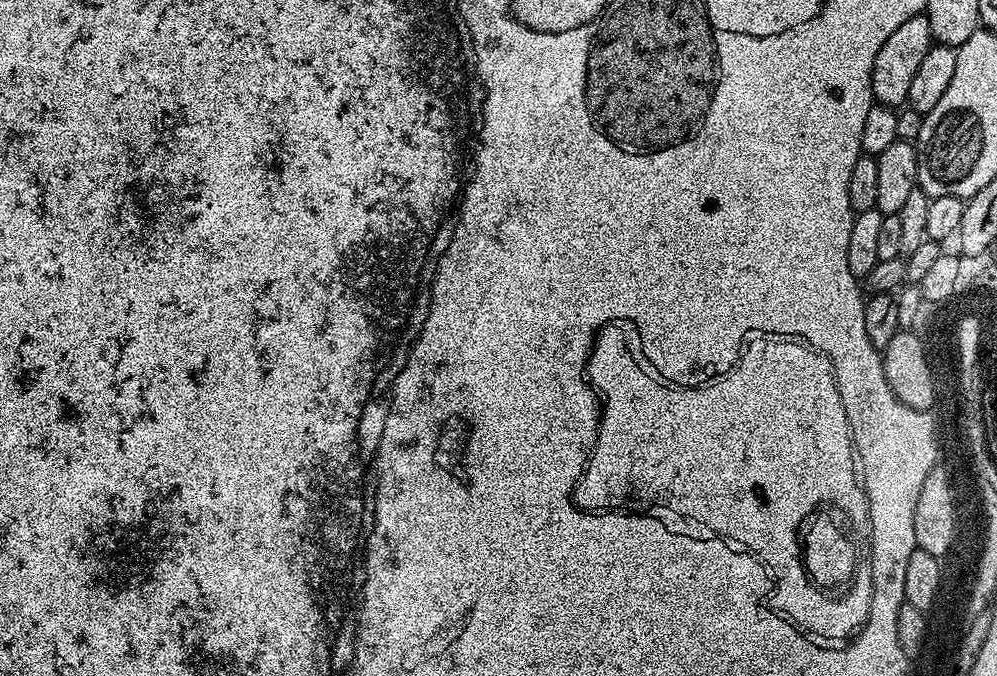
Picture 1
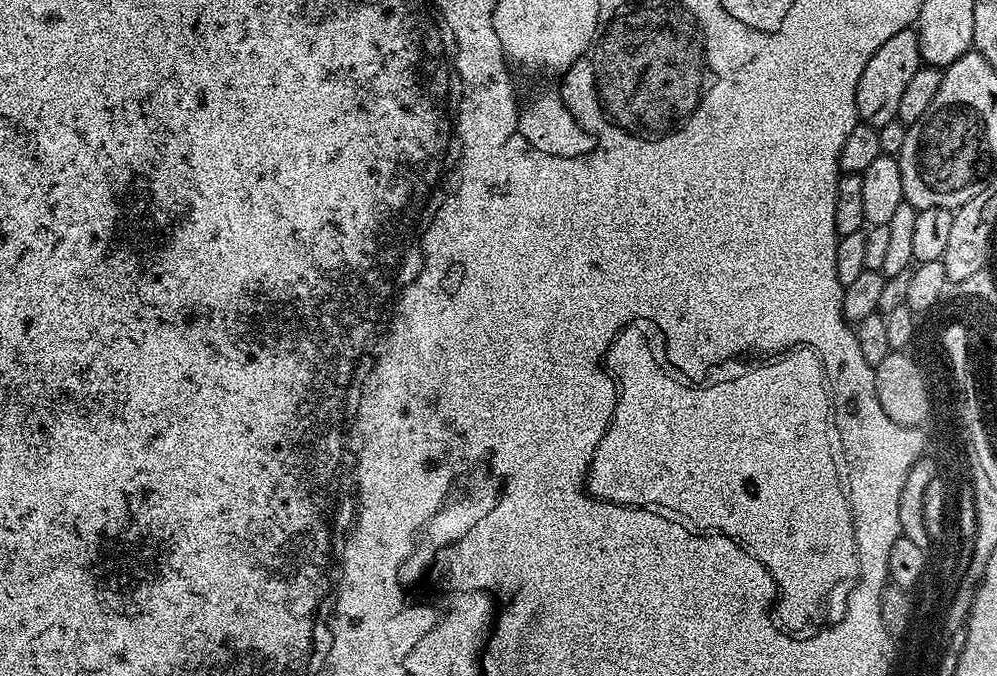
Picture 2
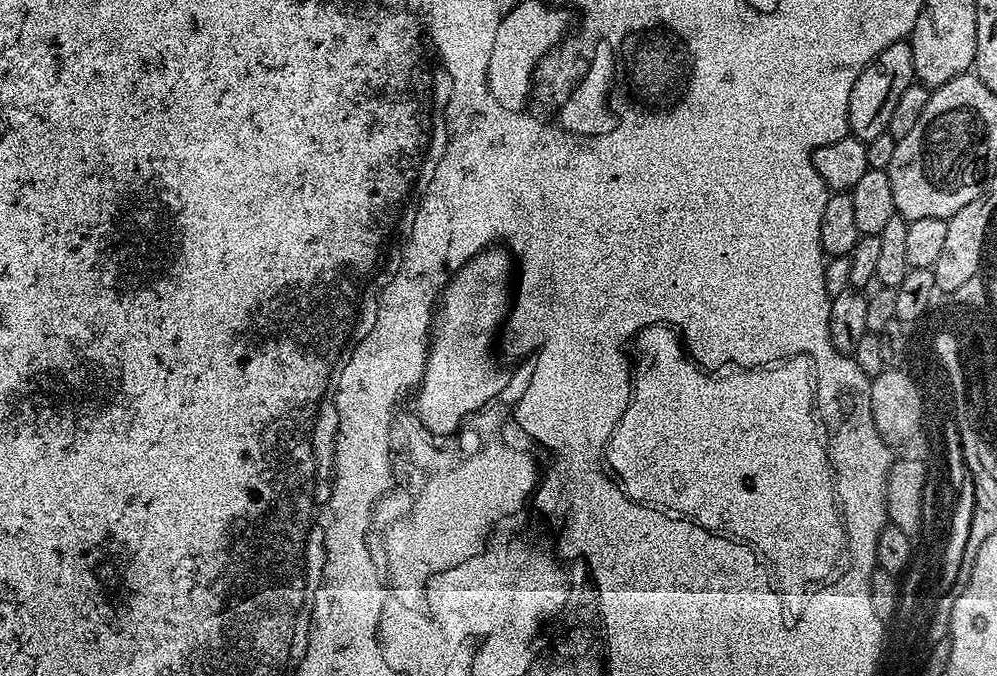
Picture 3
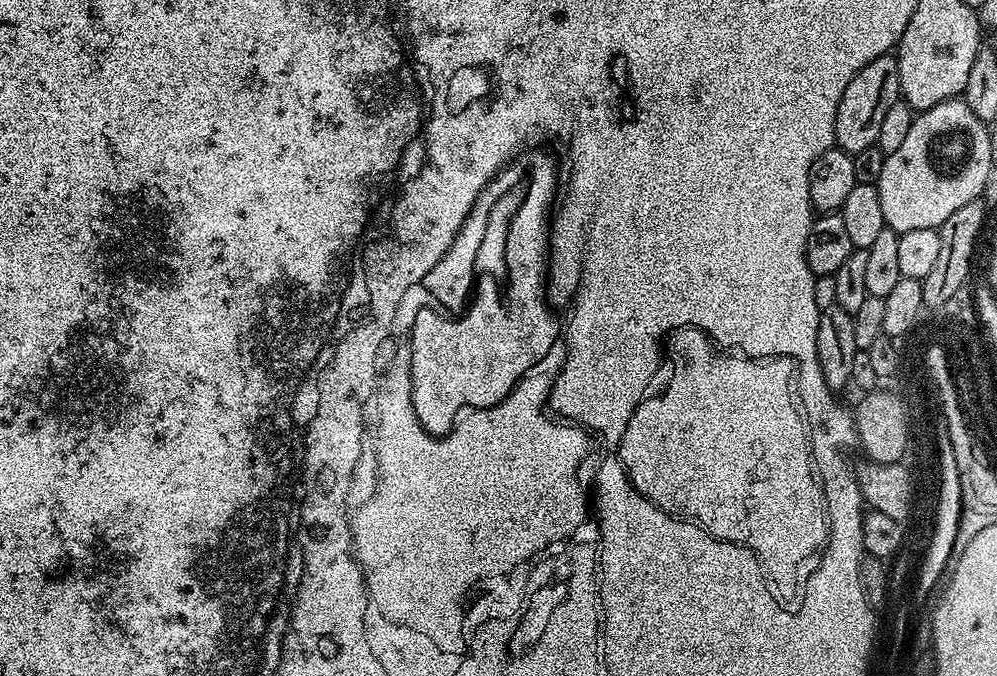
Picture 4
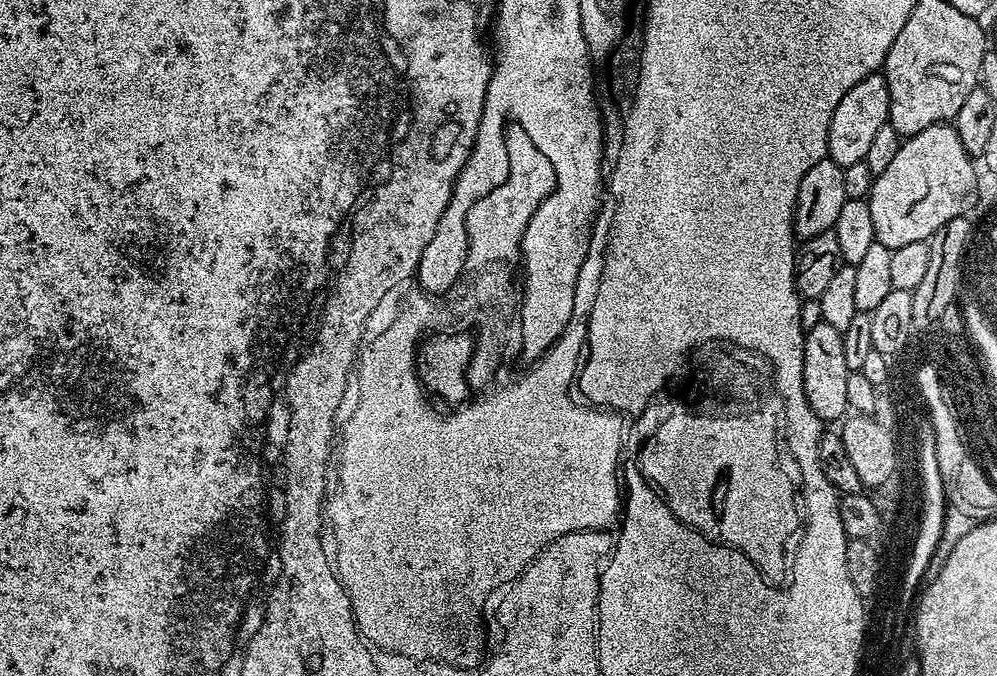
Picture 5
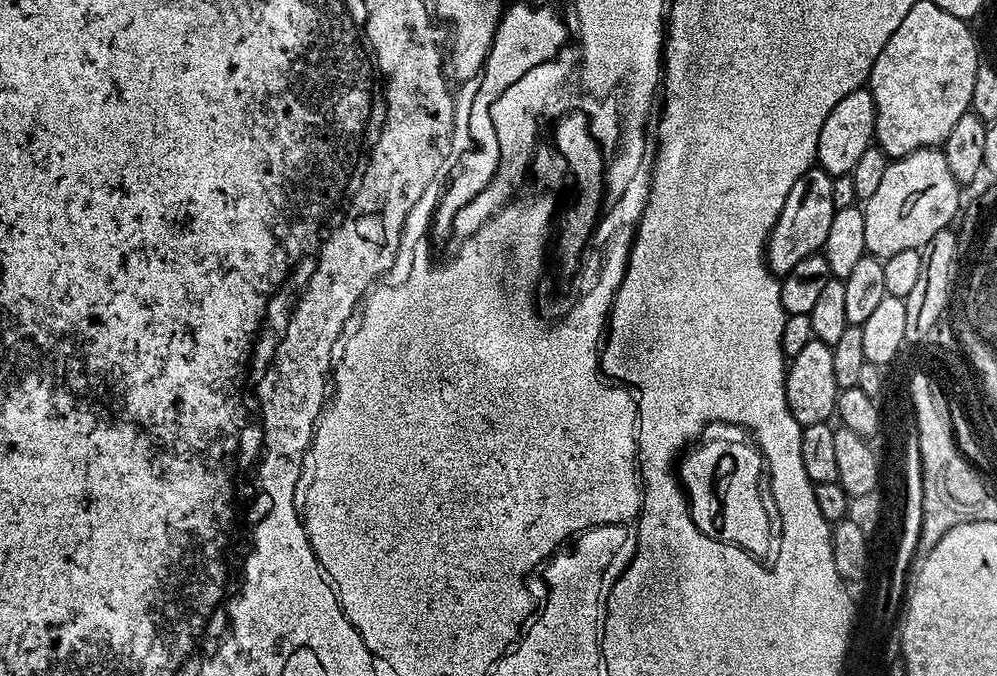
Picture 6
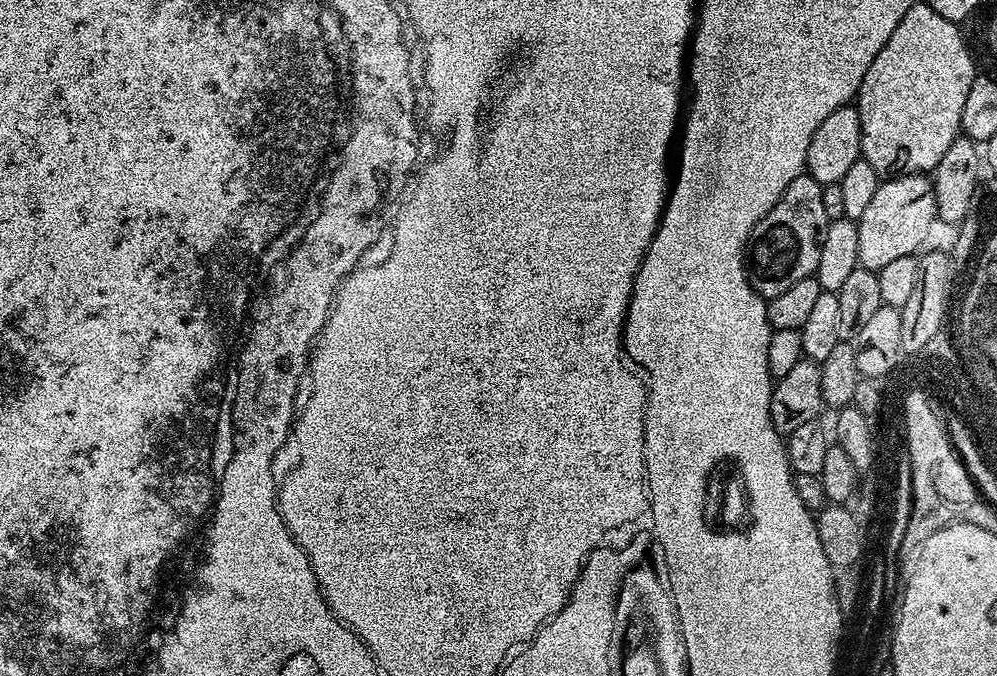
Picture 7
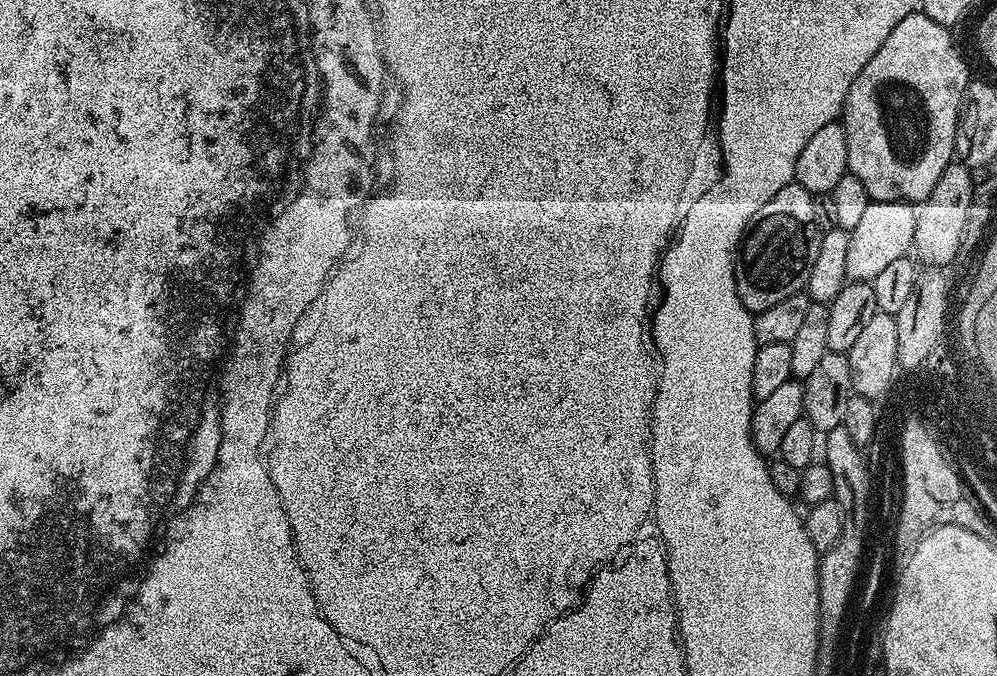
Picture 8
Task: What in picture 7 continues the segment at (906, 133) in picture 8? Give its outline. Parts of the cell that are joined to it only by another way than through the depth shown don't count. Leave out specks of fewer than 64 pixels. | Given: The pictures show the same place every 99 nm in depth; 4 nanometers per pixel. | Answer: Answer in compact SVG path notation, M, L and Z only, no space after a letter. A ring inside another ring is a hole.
M917 2L914 6L910 6L910 10L906 10L906 18L902 18L902 22L898 22L898 26L894 26L894 34L890 34L890 38L886 38L886 46L882 46L882 50L878 50L874 62L870 62L870 70L866 70L866 74L862 78L862 86L856 92L854 101L856 113L860 116L860 155L863 160L870 162L870 166L874 166L878 170L896 168L892 170L903 170L908 174L931 173L932 169L938 166L938 162L942 162L942 154L946 154L950 142L954 142L956 137L961 135L962 106L966 106L966 94L970 94L970 86L978 69L972 65L972 56L968 53L967 46L964 45L964 36L960 33L960 28L961 25L957 21L942 18L942 14L938 14L938 10L931 8L928 3Z

